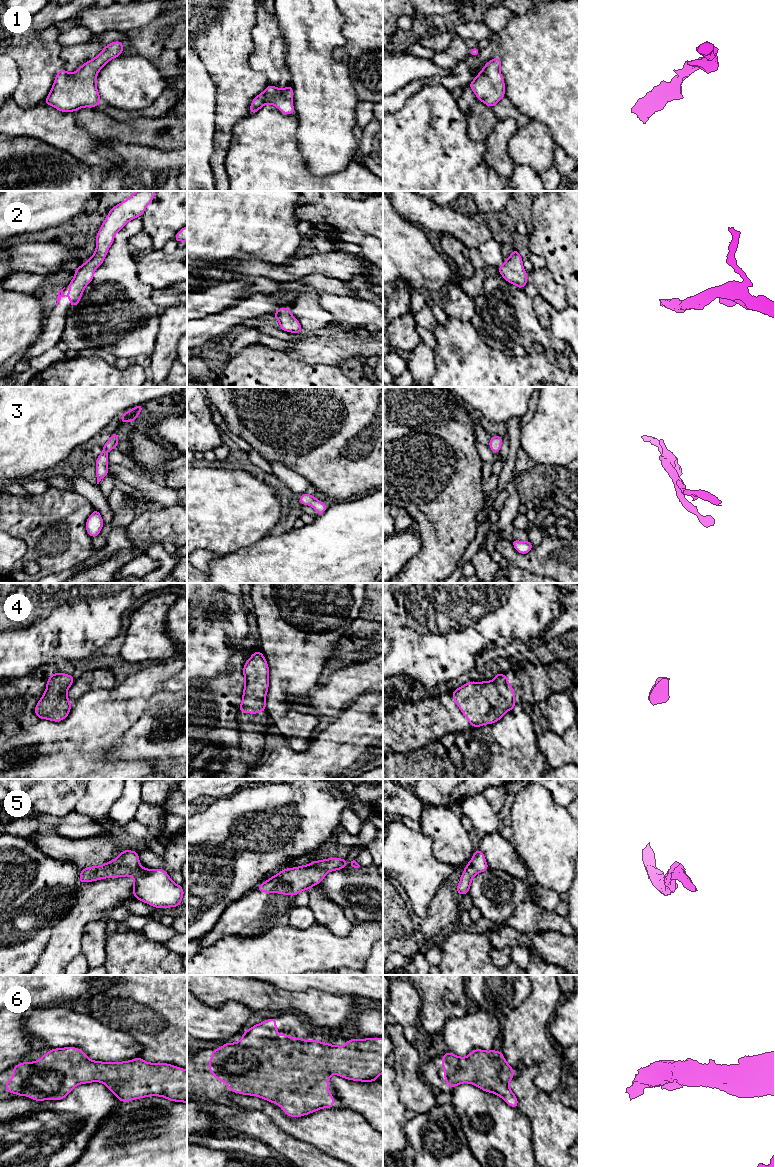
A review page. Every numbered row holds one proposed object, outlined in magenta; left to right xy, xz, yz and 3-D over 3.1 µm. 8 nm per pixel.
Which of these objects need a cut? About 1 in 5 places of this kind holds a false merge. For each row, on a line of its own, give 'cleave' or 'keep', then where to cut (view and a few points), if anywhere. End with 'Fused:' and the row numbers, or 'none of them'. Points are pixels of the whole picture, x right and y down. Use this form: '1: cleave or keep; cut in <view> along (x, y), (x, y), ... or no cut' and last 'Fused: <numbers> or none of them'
1: keep; no cut
2: keep; no cut
3: keep; no cut
4: keep; no cut
5: keep; no cut
6: keep; no cut
Fused: none of them

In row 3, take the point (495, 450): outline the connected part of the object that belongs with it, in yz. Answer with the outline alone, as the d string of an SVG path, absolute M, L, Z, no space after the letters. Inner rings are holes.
M493 435L493 437L489 441L489 447L493 451L493 453L499 453L502 442L502 437L500 437L499 435Z

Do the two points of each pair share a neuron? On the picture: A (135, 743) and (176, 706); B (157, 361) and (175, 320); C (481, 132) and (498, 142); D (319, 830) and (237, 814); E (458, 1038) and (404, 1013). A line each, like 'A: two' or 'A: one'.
A: one
B: one
C: two
D: one
E: two

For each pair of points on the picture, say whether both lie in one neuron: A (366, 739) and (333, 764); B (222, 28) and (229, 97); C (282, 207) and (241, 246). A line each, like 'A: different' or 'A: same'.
A: same
B: same
C: same

